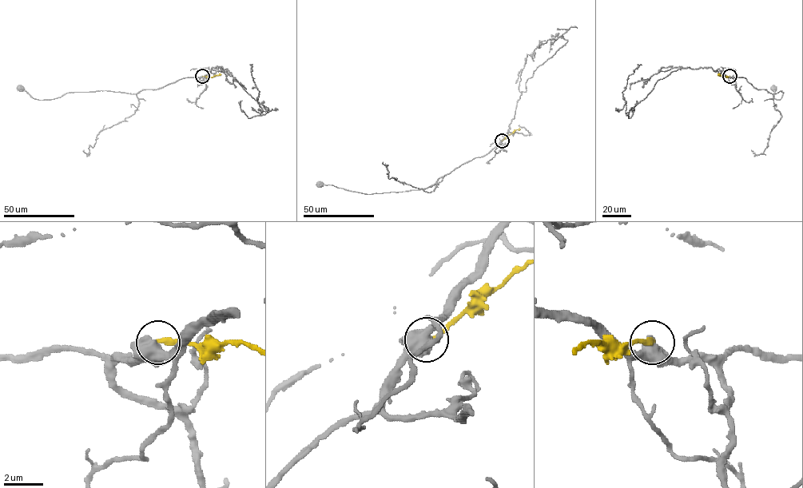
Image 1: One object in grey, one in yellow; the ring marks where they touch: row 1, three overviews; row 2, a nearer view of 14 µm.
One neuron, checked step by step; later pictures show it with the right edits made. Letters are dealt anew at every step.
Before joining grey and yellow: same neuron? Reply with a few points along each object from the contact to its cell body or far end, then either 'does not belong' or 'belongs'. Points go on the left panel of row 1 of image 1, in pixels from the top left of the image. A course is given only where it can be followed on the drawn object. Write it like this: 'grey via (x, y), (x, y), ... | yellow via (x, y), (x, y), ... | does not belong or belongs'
grey via (203, 77), (185, 77), (136, 93), (69, 92), (52, 99), (32, 97), (21, 88) | yellow via (203, 77), (212, 77), (220, 74) | does not belong

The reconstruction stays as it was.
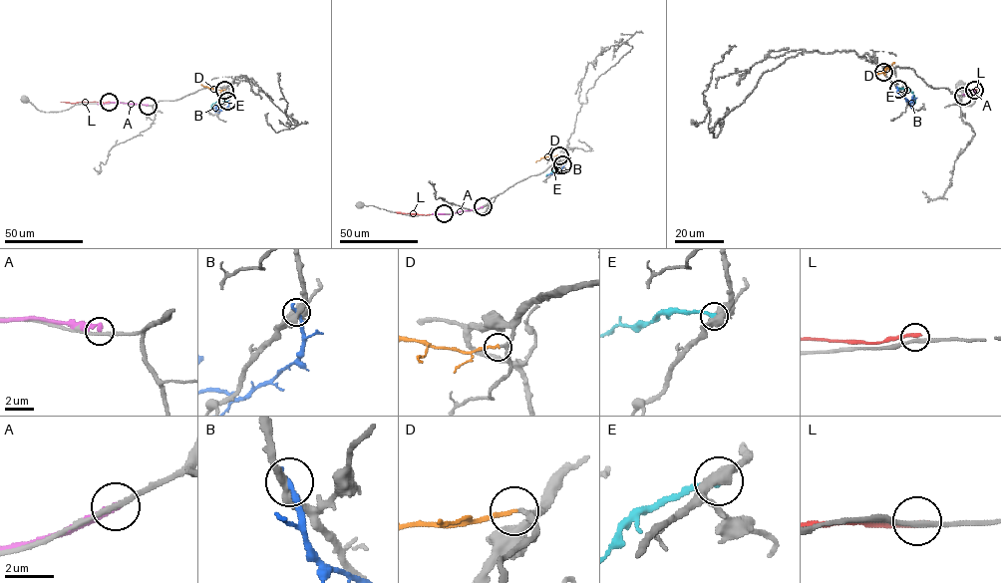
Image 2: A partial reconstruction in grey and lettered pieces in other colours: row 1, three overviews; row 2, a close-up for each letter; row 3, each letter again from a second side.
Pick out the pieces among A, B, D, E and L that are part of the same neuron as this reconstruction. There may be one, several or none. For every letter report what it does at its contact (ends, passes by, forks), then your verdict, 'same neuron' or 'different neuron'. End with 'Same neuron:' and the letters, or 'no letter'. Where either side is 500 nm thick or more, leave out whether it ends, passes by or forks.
A: it ends | different neuron
B: it ends | different neuron
D: it ends | same neuron
E: it ends | different neuron
L: it ends | different neuron
Same neuron: D

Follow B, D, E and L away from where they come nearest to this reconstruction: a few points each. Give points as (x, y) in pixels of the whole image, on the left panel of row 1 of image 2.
B: (228, 101), (228, 105), (221, 110), (210, 107)
D: (224, 90), (200, 84)
E: (226, 101), (215, 102), (211, 110)
L: (109, 102), (61, 102)

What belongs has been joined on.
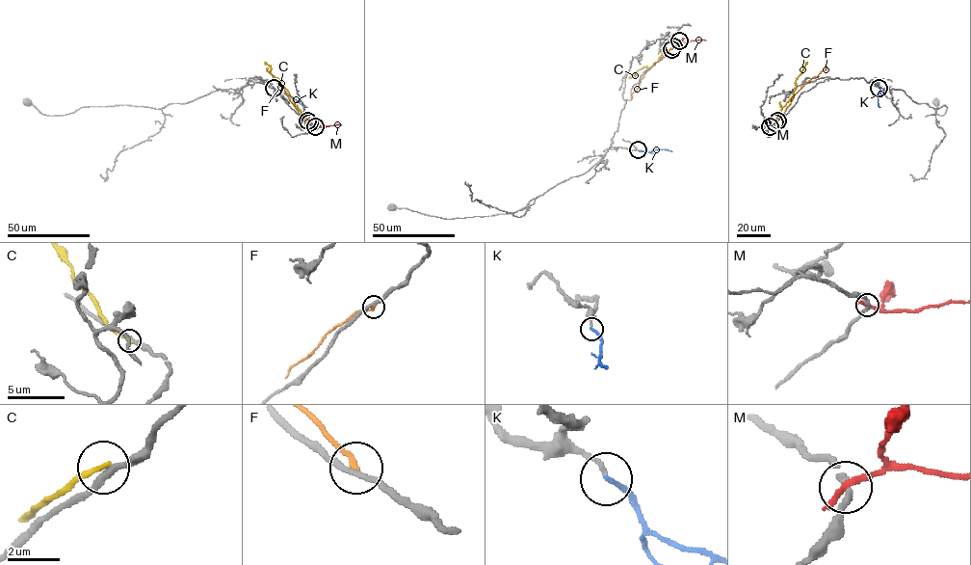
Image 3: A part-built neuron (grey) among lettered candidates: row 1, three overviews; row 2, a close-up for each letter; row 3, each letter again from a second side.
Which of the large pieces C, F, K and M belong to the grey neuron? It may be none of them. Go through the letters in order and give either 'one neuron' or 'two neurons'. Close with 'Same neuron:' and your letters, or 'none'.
C: two neurons
F: two neurons
K: one neuron
M: two neurons
Same neuron: K

